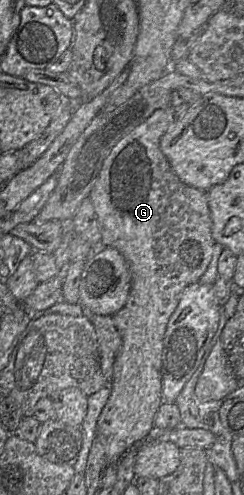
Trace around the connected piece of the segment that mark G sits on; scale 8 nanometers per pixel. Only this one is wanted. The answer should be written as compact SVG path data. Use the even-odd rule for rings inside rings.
M167 107L167 108L163 108L163 109L158 109L156 111L153 112L153 114L146 119L143 123L141 123L140 125L138 125L137 127L135 127L133 130L131 130L129 133L127 133L116 145L115 147L111 150L110 154L107 156L107 158L104 160L103 164L102 164L102 168L100 170L100 173L98 175L98 178L90 192L90 200L93 204L95 213L96 213L96 218L98 221L98 225L100 228L100 232L101 232L101 245L102 246L106 246L106 247L112 247L117 249L126 259L128 266L129 266L129 270L131 273L131 289L129 292L129 296L127 299L127 302L125 304L125 306L118 311L114 316L113 316L113 321L115 324L115 327L117 328L121 339L122 339L122 344L120 347L120 350L116 356L116 360L114 362L113 365L113 375L112 375L112 379L111 379L111 395L108 398L108 401L105 405L105 407L103 408L99 418L98 418L98 422L97 422L97 438L100 440L100 442L102 443L102 445L105 448L105 453L106 453L106 458L107 458L107 465L109 463L117 463L120 458L129 450L131 449L135 444L143 444L145 443L146 440L153 440L153 439L149 439L147 438L149 436L149 434L154 430L155 426L154 426L154 417L159 409L159 407L162 405L162 403L164 403L164 398L162 395L162 351L163 351L163 340L164 340L164 336L165 336L165 332L166 332L166 328L167 328L167 324L168 321L172 315L172 313L175 311L179 300L180 300L180 296L183 292L183 290L188 287L191 284L194 284L196 282L198 282L200 280L200 278L203 276L203 274L205 273L205 271L208 268L208 265L211 261L212 258L212 254L213 254L213 247L215 244L215 241L212 237L211 234L211 217L210 217L210 211L209 211L209 207L208 207L208 202L207 202L207 191L203 191L203 190L199 190L196 189L194 187L188 186L185 183L183 183L178 177L177 175L174 173L174 171L172 170L168 160L166 159L165 155L162 153L161 149L160 149L160 140L162 138L162 136L167 132L167 130L169 129L169 127L172 125L173 123L173 117L172 117L172 107Z

